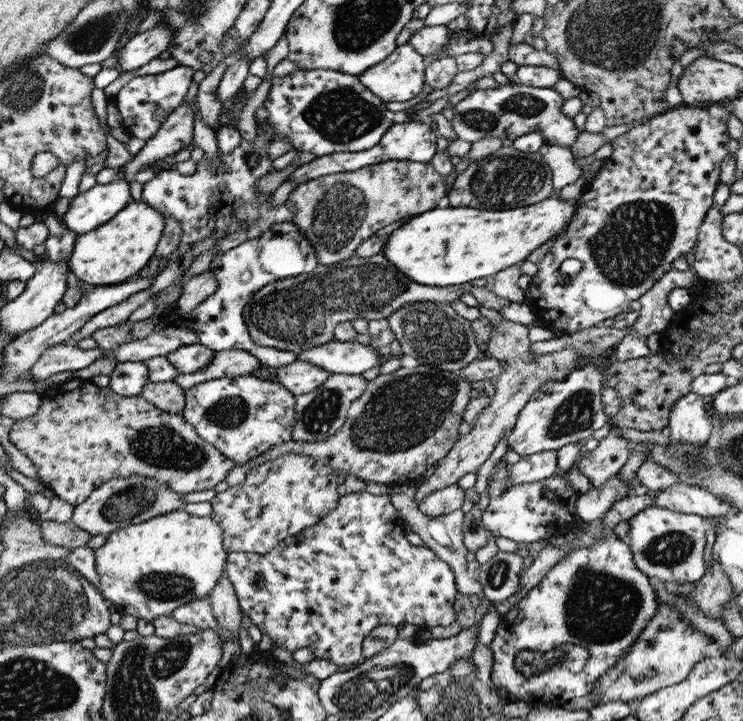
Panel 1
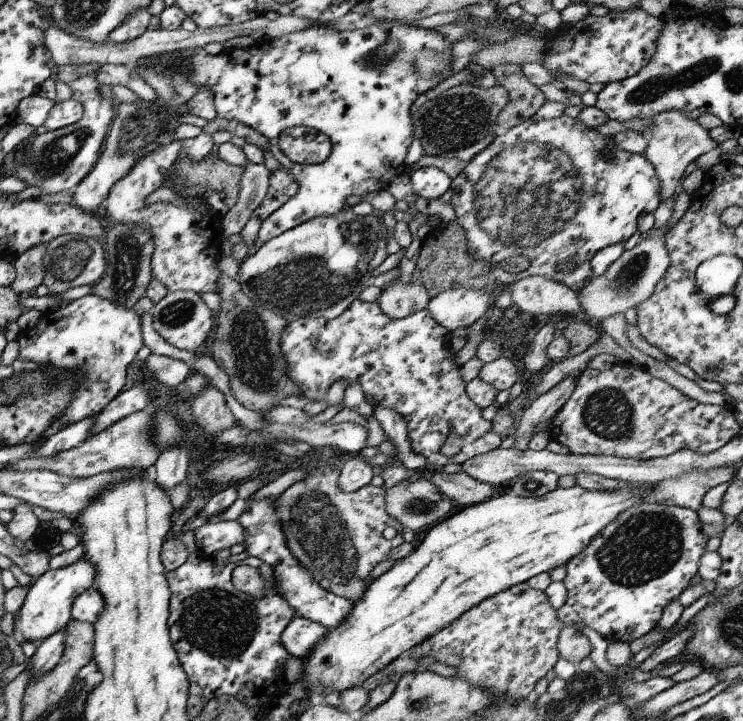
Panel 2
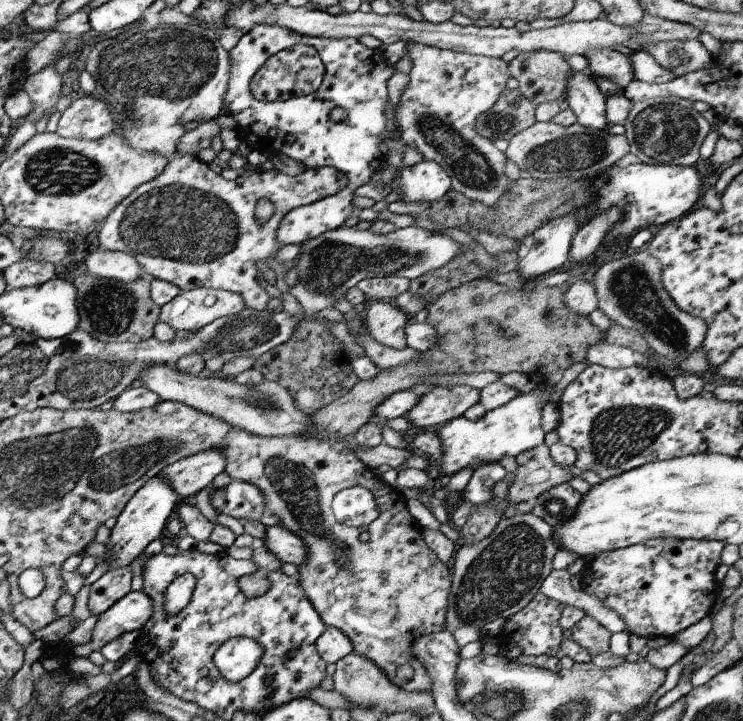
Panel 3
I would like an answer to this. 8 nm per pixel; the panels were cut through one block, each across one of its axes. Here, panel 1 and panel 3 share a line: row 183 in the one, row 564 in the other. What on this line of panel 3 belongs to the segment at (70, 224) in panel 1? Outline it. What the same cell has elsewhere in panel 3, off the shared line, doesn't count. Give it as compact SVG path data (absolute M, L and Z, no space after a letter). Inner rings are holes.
M157 475L149 478L139 490L135 491L135 494L131 495L127 504L123 506L123 510L116 516L116 522L109 530L108 541L103 544L107 552L104 557L98 559L97 564L107 564L105 572L129 565L151 540L155 540L163 532L166 523L174 516L179 501L173 488L163 478L159 478Z

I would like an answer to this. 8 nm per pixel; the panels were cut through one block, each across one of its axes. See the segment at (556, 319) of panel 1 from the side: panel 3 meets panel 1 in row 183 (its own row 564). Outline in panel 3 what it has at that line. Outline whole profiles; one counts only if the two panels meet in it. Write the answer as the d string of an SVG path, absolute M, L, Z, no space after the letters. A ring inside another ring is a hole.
M671 537L655 538L638 542L631 546L600 552L589 562L583 562L579 573L580 589L599 598L607 608L611 608L623 619L628 634L639 635L646 639L653 637L673 637L680 630L699 622L713 608L717 598L715 568L720 564L720 552L724 543L705 539L676 539Z

